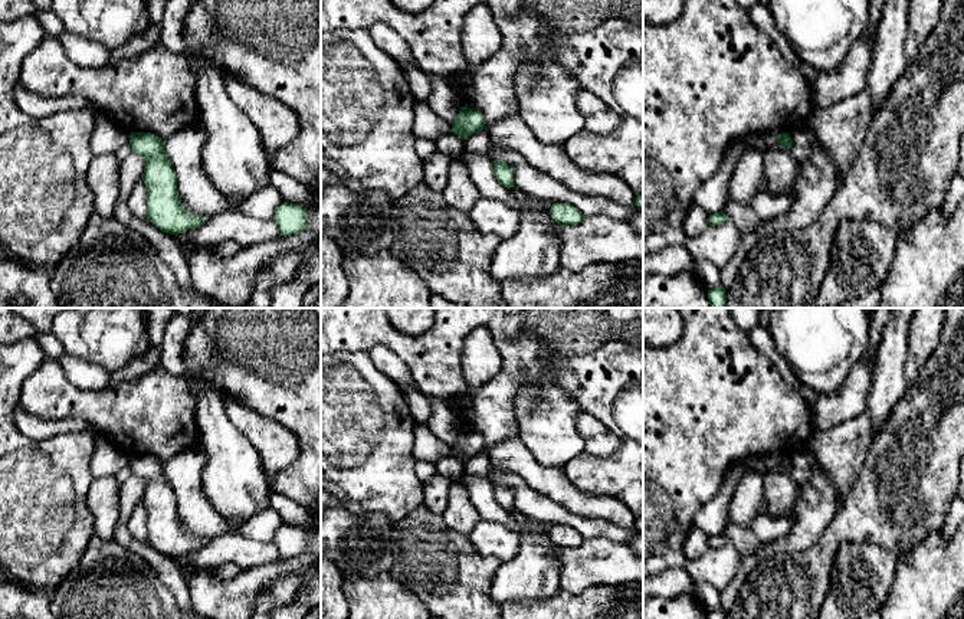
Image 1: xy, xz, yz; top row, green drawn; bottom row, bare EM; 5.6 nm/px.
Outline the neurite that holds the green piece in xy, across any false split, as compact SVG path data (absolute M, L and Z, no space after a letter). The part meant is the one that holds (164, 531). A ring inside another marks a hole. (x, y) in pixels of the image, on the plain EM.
M131 455L129 468L132 475L147 481L141 501L147 511L147 543L176 559L203 547L209 540L191 537L183 530L176 494L165 478L164 464L151 455Z

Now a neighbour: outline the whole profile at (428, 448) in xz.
M416 422L414 423L414 445L413 445L413 456L417 462L435 464L439 459L452 455L452 445L436 438L426 423Z

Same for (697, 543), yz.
M694 527L683 541L683 550L688 560L699 559L709 550L709 536L701 528Z

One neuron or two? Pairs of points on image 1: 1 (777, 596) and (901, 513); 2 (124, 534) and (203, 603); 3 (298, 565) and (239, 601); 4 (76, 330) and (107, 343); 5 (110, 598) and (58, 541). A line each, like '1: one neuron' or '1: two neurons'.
1: one neuron
2: two neurons
3: one neuron
4: one neuron
5: two neurons

